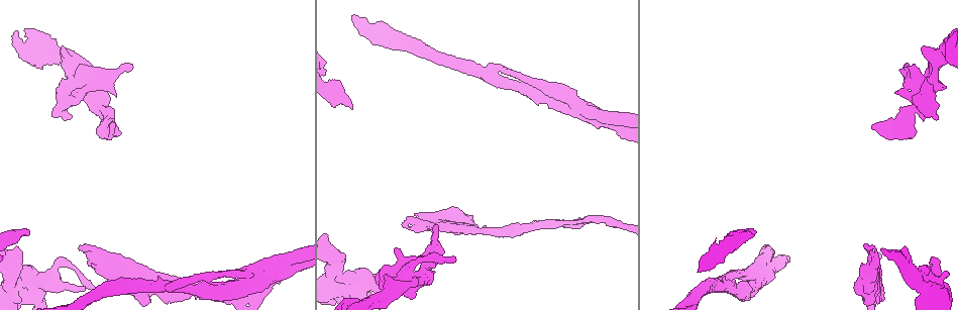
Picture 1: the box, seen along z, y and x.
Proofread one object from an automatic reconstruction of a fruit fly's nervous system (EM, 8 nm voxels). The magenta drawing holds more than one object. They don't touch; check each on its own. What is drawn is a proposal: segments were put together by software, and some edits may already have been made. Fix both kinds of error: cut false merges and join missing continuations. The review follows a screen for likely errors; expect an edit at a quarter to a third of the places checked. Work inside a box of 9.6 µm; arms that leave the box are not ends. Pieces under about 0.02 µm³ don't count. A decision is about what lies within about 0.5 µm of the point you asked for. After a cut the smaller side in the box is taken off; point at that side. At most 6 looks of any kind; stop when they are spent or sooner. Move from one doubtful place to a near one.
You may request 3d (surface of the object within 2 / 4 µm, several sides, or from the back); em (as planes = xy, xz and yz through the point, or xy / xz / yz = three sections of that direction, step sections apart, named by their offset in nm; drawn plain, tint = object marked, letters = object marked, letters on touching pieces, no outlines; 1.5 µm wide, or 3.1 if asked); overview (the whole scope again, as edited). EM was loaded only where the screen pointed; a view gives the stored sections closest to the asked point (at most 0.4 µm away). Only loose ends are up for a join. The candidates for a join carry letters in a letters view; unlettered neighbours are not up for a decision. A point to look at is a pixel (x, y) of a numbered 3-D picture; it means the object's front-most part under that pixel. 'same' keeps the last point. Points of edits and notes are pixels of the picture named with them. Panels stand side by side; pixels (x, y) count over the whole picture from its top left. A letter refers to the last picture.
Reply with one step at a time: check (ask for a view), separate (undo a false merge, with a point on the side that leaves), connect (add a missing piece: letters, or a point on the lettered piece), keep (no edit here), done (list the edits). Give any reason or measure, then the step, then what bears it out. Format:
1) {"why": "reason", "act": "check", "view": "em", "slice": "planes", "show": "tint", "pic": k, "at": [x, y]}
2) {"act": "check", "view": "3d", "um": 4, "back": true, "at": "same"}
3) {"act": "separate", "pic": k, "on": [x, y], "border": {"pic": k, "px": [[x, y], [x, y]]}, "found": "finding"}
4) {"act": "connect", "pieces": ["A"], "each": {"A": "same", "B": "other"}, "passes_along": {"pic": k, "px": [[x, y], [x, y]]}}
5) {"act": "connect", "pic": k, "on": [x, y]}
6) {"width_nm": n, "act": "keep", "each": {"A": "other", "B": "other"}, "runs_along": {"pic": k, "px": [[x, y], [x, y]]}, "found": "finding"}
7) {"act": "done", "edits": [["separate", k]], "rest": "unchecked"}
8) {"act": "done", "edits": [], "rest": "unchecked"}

{"why": "three-way junction", "act": "check", "view": "em", "slice": "planes", "show": "letters", "pic": 1, "at": [233, 301]}

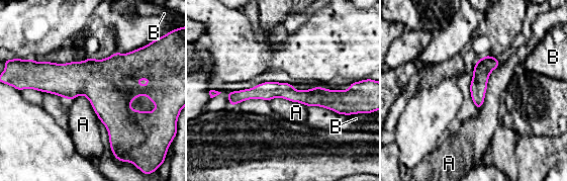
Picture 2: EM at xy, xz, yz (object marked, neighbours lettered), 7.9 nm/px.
{"width_nm": 140, "act": "keep", "each": {"A": "other", "B": "other"}, "border": {"pic": 2, "px": [[500, 64], [489, 75], [478, 109]]}, "found": "all the same neuron"}

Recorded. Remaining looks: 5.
{"act": "check", "view": "em", "slice": "planes", "show": "letters", "pic": 1, "at": [755, 233]}

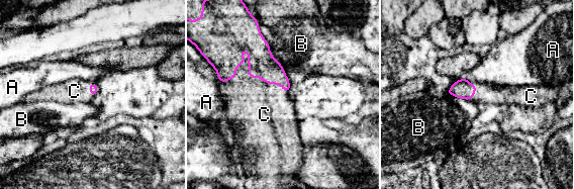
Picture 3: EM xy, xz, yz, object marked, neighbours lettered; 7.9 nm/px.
{"act": "connect", "pieces": ["C"], "each": {"A": "other", "B": "other", "C": "same"}, "passes_along": {"pic": 3, "px": [[262, 64], [270, 83], [263, 113]]}, "found": "it goes on there"}

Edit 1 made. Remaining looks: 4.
{"why": "closes a loop", "act": "check", "view": "3d", "um": 4, "pic": 1, "at": [89, 286]}

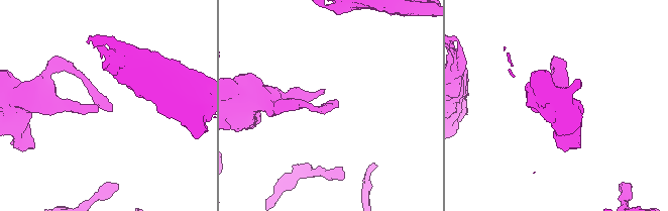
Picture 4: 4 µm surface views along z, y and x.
{"act": "check", "view": "em", "slice": "xz", "step": 8, "show": "tint", "pic": 4, "at": [105, 104]}

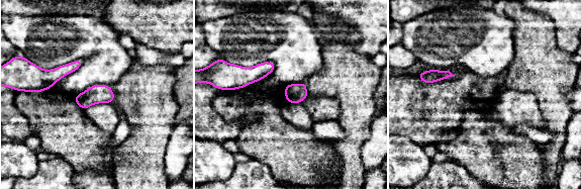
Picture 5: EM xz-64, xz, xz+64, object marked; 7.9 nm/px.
{"why": "another direction", "act": "check", "view": "em", "slice": "yz", "step": 8, "show": "letters", "at": "same"}

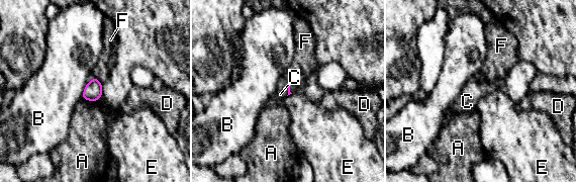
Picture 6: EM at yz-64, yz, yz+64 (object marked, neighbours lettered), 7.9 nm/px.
{"width_nm": 20, "act": "keep", "each": {"A": "other", "B": "other", "C": "other", "D": "other", "E": "other", "F": "other"}, "border": {"pic": 6, "px": [[87, 83], [81, 97]]}, "found": "all the same neuron"}

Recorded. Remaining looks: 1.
{"act": "done", "edits": [["connect", 3]], "rest": "unchecked"}

